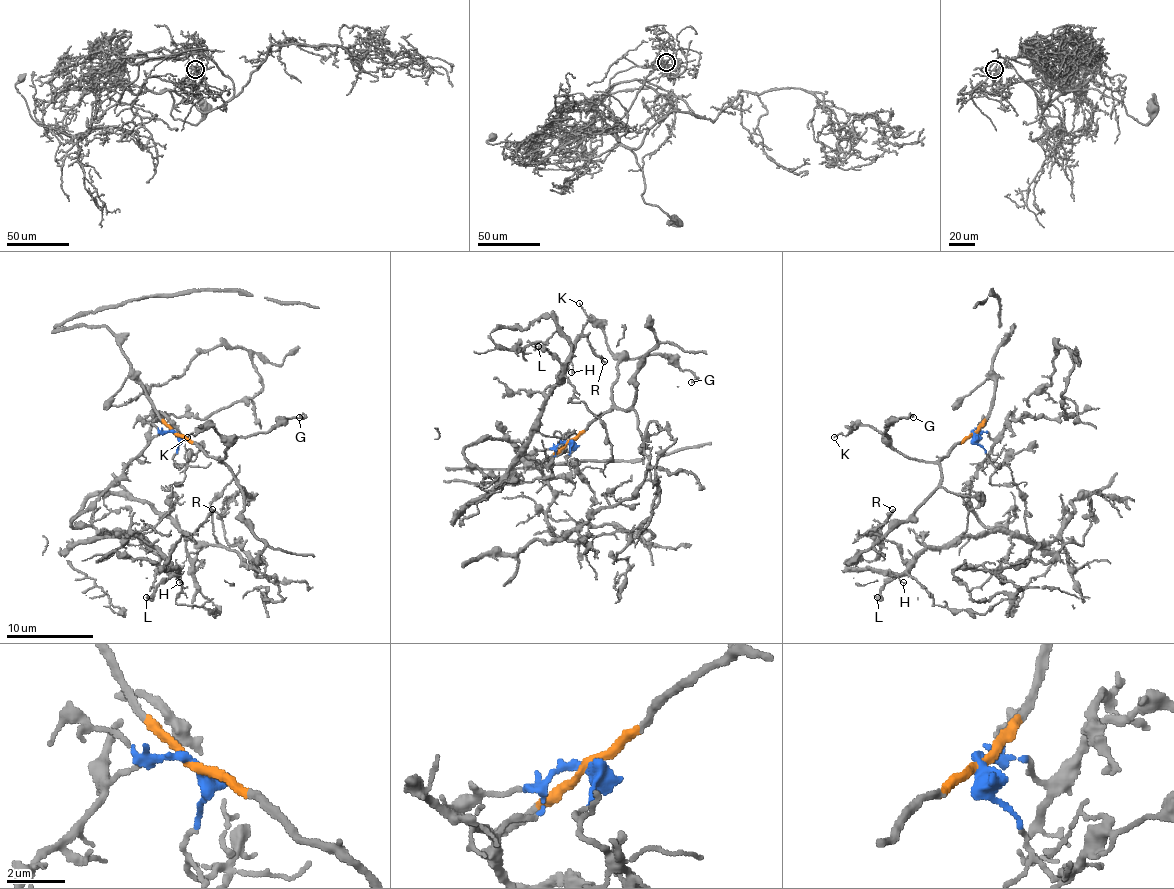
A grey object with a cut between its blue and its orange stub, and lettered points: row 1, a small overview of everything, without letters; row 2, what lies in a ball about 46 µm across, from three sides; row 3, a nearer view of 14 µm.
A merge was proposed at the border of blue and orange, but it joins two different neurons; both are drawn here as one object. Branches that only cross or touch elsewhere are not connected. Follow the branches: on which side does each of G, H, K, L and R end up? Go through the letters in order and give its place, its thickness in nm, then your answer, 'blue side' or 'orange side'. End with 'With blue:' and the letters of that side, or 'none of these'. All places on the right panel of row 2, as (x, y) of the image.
G: at (913, 417); 160 nm thick; orange side
H: at (903, 582); 120 nm thick; blue side
K: at (834, 437); 110 nm thick; orange side
L: at (877, 597); 440 nm thick; blue side
R: at (892, 509); 220 nm thick; blue side
With blue: H, L, R

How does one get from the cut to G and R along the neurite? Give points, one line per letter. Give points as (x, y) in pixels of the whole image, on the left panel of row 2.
G: (176, 435), (184, 435), (221, 461), (239, 437), (276, 428), (289, 417), (300, 417)
R: (176, 435), (160, 432), (71, 522), (136, 537), (167, 561), (182, 535), (197, 528), (213, 509)

